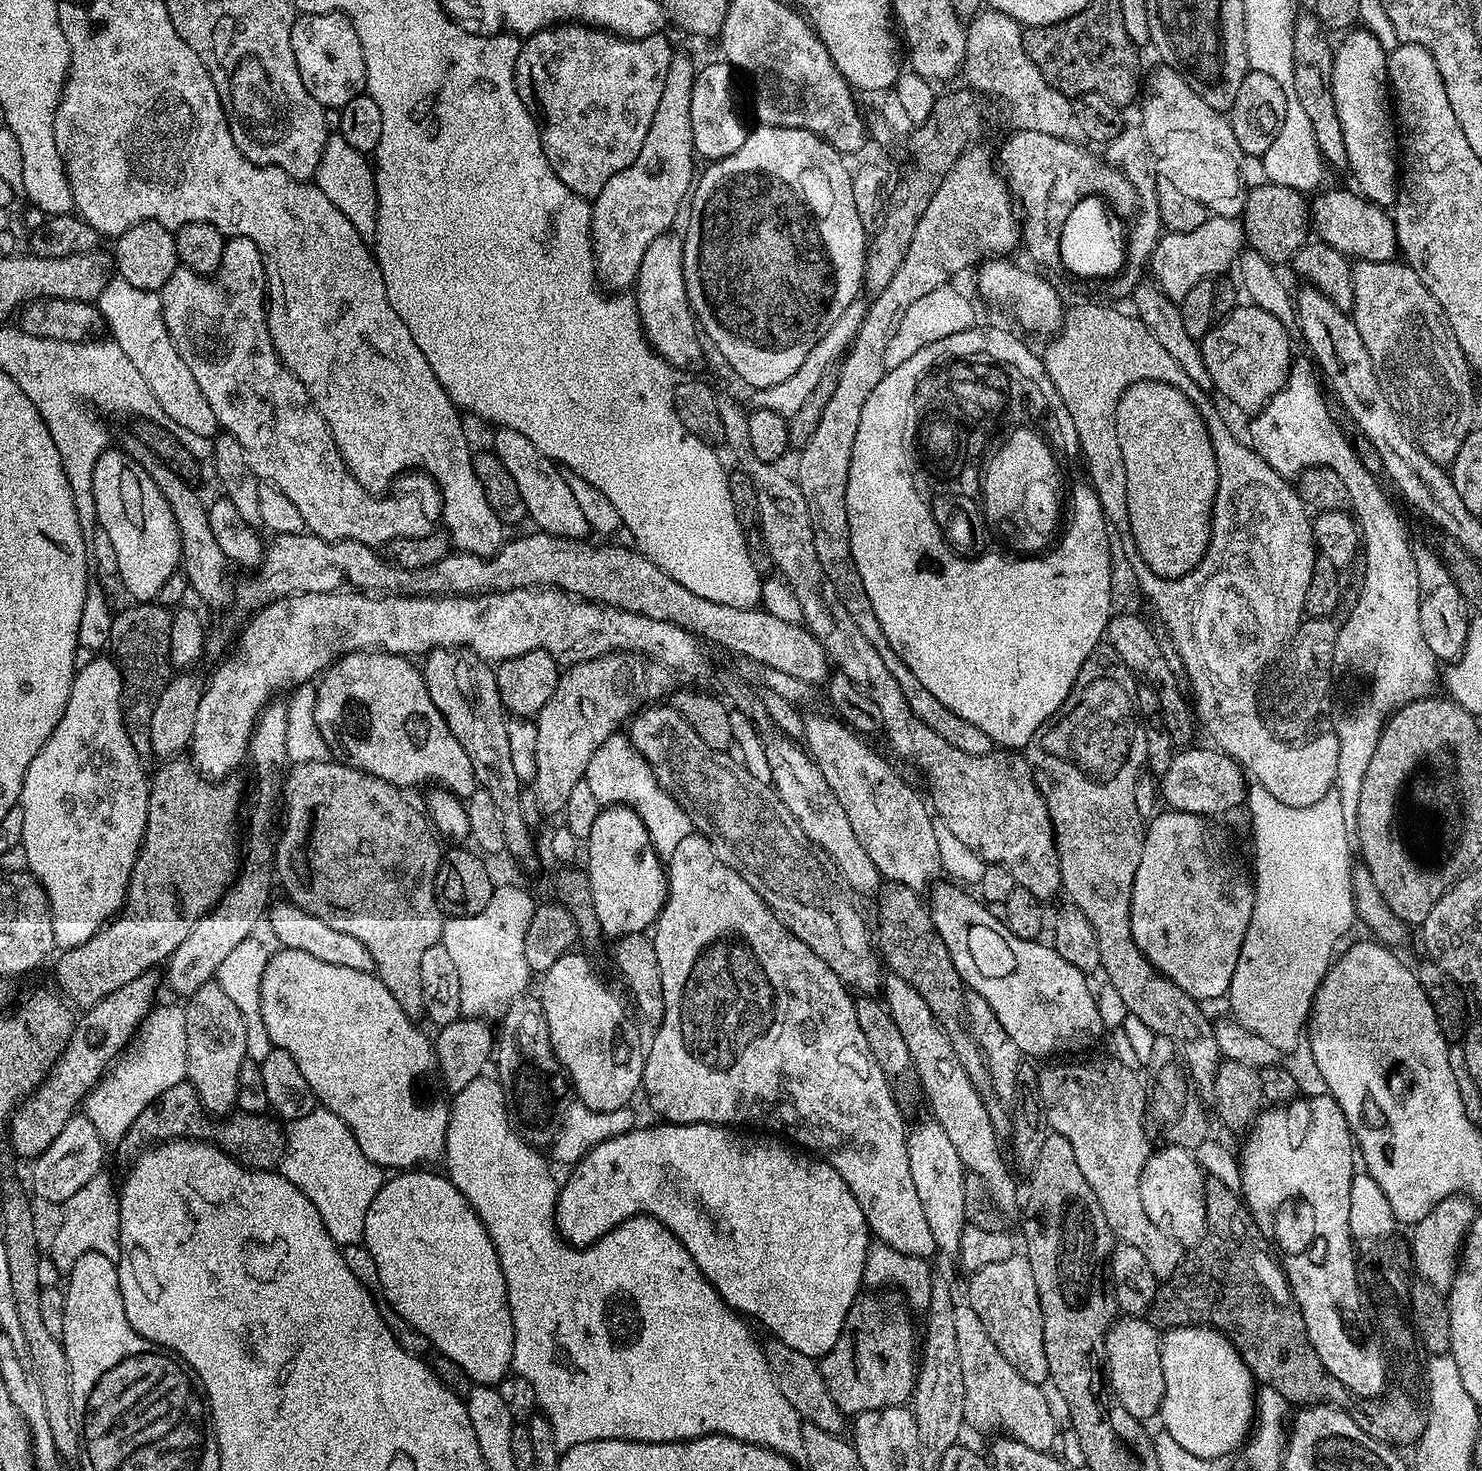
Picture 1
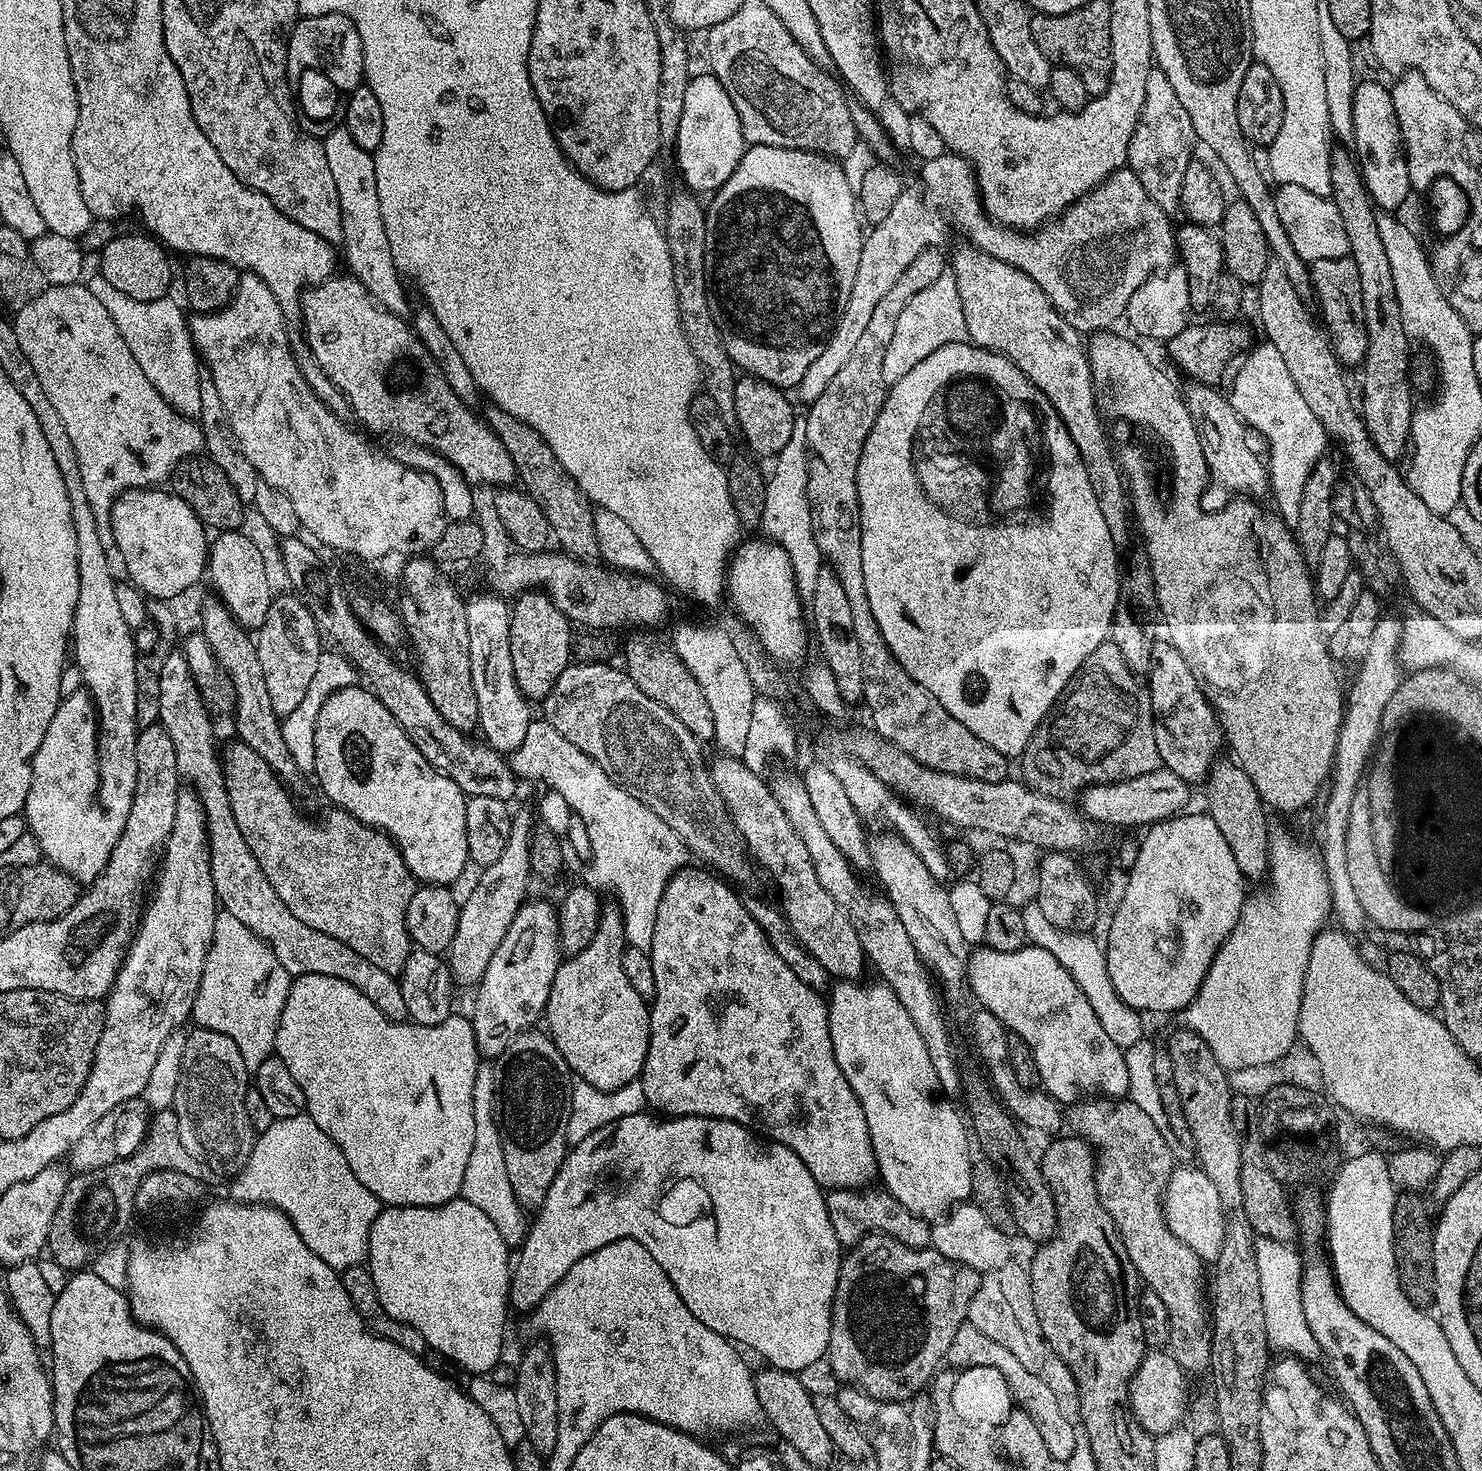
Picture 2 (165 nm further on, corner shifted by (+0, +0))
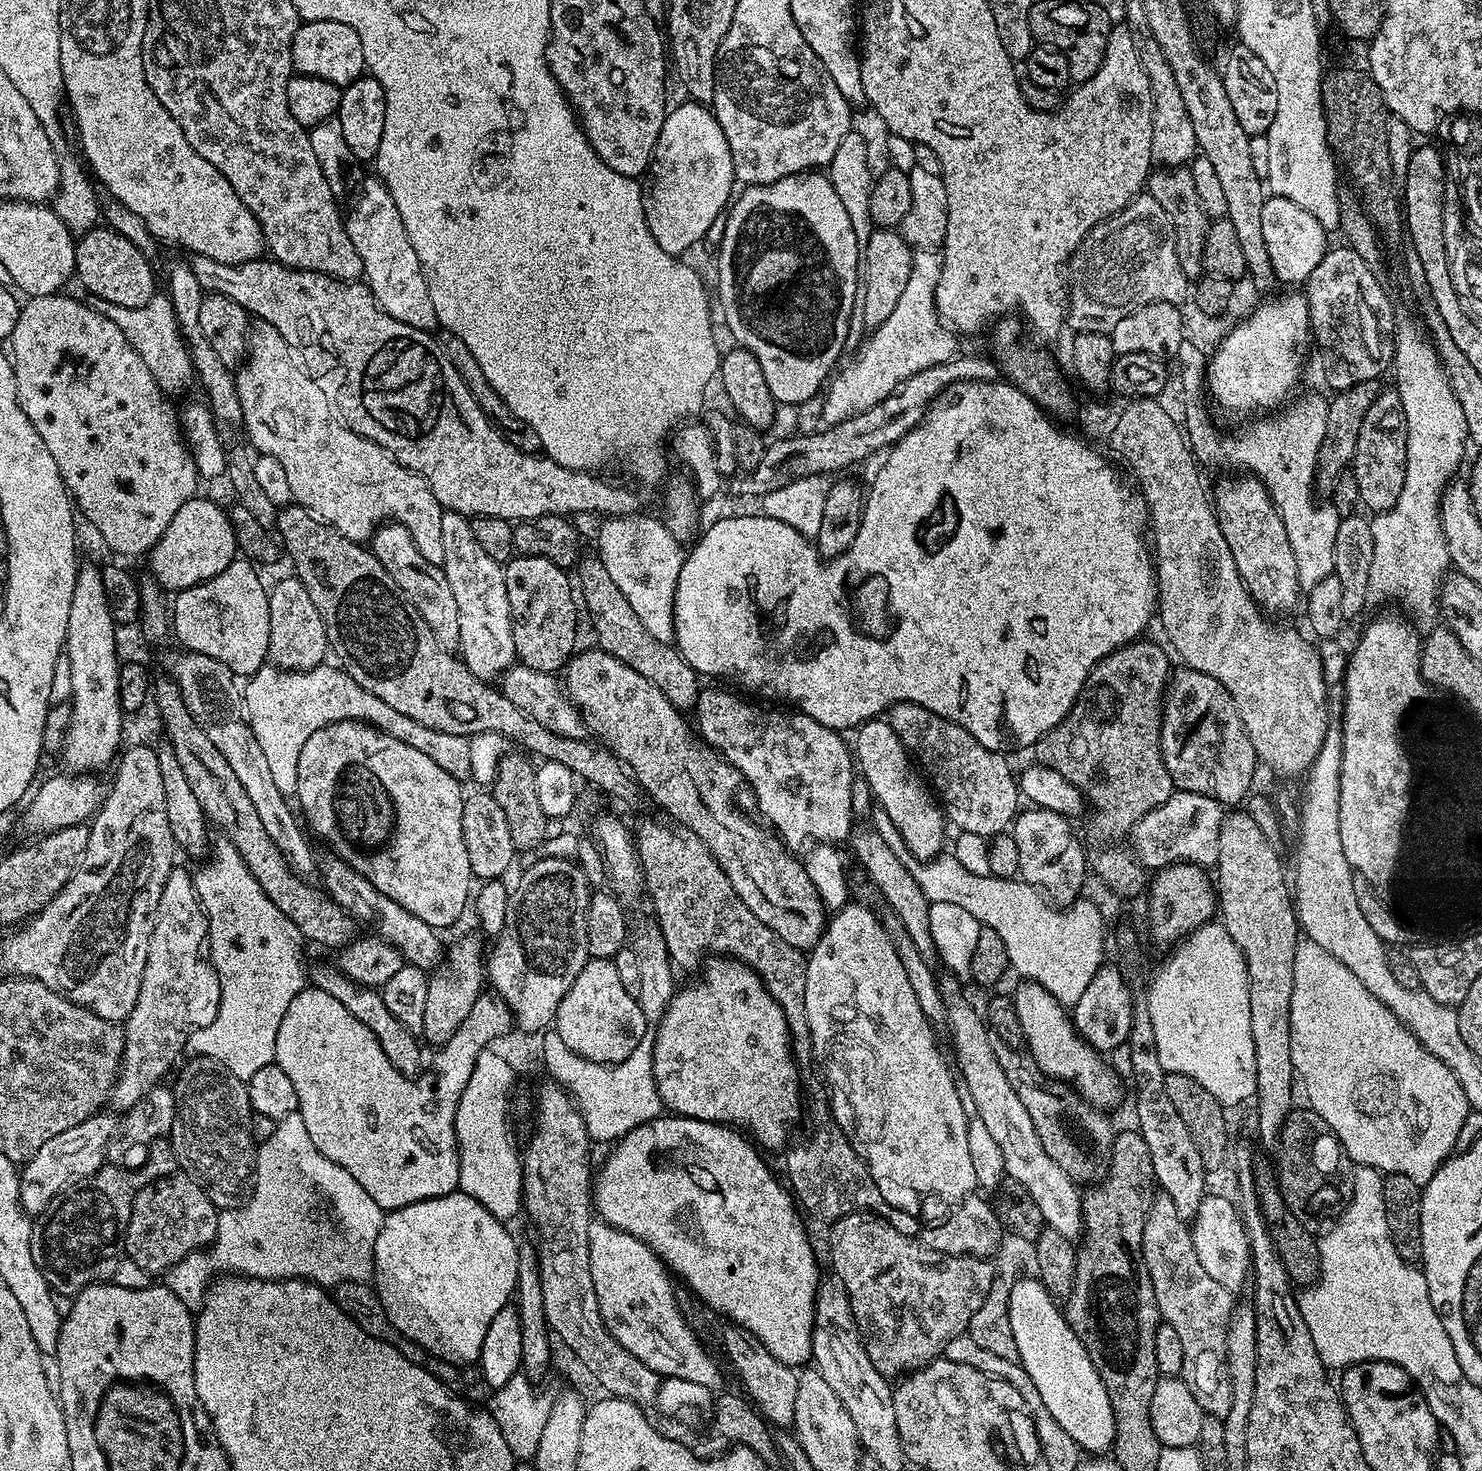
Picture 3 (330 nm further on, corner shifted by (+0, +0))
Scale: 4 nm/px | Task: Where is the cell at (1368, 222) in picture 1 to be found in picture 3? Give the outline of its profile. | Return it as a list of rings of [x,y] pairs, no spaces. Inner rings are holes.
[[[1269,195],[1262,206],[1262,238],[1266,241],[1266,254],[1270,254],[1270,262],[1275,277],[1280,279],[1288,286],[1300,286],[1308,279],[1310,270],[1314,270],[1314,266],[1318,266],[1318,262],[1322,262],[1322,258],[1330,247],[1330,233],[1322,226],[1322,222],[1318,222],[1318,218],[1306,210],[1302,210],[1302,206],[1297,206],[1295,202],[1290,202],[1290,198],[1282,198],[1281,196]]]

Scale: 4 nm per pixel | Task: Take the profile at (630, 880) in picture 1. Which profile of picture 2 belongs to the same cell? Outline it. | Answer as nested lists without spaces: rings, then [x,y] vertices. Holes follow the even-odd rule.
[[[605,907],[600,913],[600,921],[598,922],[598,930],[594,934],[594,942],[590,942],[590,946],[586,946],[586,950],[571,953],[571,955],[561,963],[560,969],[554,974],[554,982],[550,986],[550,998],[548,999],[546,1009],[546,1021],[548,1020],[546,1031],[558,1046],[562,1058],[568,1064],[569,1072],[572,1073],[573,1077],[590,1082],[590,1086],[594,1086],[598,1090],[606,1090],[607,1092],[613,1092],[622,1086],[626,1086],[631,1080],[637,1079],[640,1073],[643,1072],[646,1054],[648,1053],[648,1013],[650,1011],[649,1005],[634,991],[634,986],[630,986],[630,982],[622,970],[622,954],[626,947],[624,920],[620,916],[619,907],[611,907],[612,908]]]

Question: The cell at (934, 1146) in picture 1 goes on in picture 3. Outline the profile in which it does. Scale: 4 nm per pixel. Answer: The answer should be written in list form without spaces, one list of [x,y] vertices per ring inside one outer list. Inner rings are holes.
[[[849,902],[835,913],[836,916],[827,921],[820,941],[815,948],[807,953],[806,959],[806,1022],[810,1026],[810,1038],[814,1049],[815,1059],[824,1067],[827,1087],[830,1089],[830,1107],[836,1124],[844,1131],[846,1138],[854,1146],[856,1153],[864,1159],[864,1165],[870,1170],[877,1182],[885,1185],[897,1184],[908,1192],[917,1192],[920,1196],[933,1196],[947,1206],[955,1205],[967,1196],[977,1191],[978,1185],[974,1178],[974,1161],[970,1159],[970,1141],[966,1139],[968,1133],[968,1119],[962,1110],[960,1088],[954,1079],[954,1072],[944,1065],[940,1052],[936,1049],[934,1025],[922,1014],[922,1006],[918,1006],[918,998],[914,998],[914,990],[910,987],[910,978],[906,978],[906,970],[902,967],[902,958],[898,958],[898,950],[884,929],[883,919],[875,916],[864,904]]]

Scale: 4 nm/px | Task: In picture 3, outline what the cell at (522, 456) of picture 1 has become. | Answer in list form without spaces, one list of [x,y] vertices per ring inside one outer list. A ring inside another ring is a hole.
[[[371,174],[364,180],[352,209],[347,209],[344,216],[344,229],[358,250],[358,258],[362,258],[364,267],[363,279],[366,281],[372,297],[383,312],[390,318],[398,318],[398,322],[406,322],[406,326],[414,326],[423,332],[432,332],[437,327],[434,314],[434,301],[430,299],[430,286],[426,286],[426,278],[422,274],[422,266],[418,262],[418,254],[414,254],[414,246],[410,242],[410,234],[406,234],[406,226],[402,226],[402,214],[398,214],[398,206],[394,206],[394,198],[390,198],[390,190],[380,181],[379,175]]]

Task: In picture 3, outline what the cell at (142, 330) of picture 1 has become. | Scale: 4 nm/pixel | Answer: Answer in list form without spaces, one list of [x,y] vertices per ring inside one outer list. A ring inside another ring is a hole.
[[[157,294],[152,297],[146,306],[131,308],[130,306],[114,306],[114,302],[105,300],[96,300],[94,307],[97,312],[101,312],[138,350],[138,358],[146,362],[146,370],[154,374],[154,382],[169,397],[177,398],[187,390],[191,384],[194,384],[194,373],[192,371],[192,359],[188,353],[187,346],[184,345],[184,339],[180,333],[180,327],[176,321],[176,315],[172,309],[171,302],[168,301],[167,295]]]

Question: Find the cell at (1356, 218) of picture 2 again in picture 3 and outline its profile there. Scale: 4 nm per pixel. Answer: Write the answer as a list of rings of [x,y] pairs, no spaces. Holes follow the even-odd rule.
[[[1388,386],[1374,398],[1370,410],[1362,422],[1355,446],[1355,458],[1352,471],[1358,482],[1361,505],[1370,508],[1373,513],[1390,509],[1398,500],[1405,485],[1406,462],[1406,422],[1402,410],[1402,398],[1395,387]]]

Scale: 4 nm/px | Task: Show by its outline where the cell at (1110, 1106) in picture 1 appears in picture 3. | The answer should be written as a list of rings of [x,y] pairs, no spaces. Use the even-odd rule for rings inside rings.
[[[1165,1194],[1152,1201],[1152,1209],[1142,1226],[1142,1254],[1163,1323],[1174,1326],[1182,1342],[1182,1378],[1190,1386],[1190,1394],[1198,1398],[1198,1406],[1207,1415],[1222,1418],[1230,1414],[1232,1391],[1226,1364],[1226,1330],[1234,1296],[1206,1274],[1202,1262],[1198,1262],[1189,1223]]]

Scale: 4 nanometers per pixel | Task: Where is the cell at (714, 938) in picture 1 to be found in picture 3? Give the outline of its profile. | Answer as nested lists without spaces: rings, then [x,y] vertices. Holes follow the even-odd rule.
[[[712,958],[703,965],[703,972],[704,977],[697,984],[688,984],[685,988],[683,985],[672,995],[660,1023],[654,1028],[654,1082],[660,1103],[677,1116],[715,1120],[723,1125],[735,1122],[751,1134],[761,1149],[776,1152],[785,1147],[784,1127],[800,1116],[802,1072],[792,1055],[786,1014],[768,993],[760,975],[748,964],[735,958]]]

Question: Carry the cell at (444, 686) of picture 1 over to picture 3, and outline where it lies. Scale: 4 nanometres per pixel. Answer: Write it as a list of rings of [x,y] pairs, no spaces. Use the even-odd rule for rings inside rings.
[[[381,524],[372,533],[370,547],[378,562],[382,562],[386,574],[390,574],[394,582],[398,582],[406,598],[415,606],[418,614],[422,614],[426,626],[430,626],[440,645],[449,650],[459,649],[458,601],[454,598],[454,589],[450,587],[443,567],[434,562],[426,562],[426,558],[422,558],[422,550],[418,550],[410,530],[406,530],[406,526],[401,524]]]

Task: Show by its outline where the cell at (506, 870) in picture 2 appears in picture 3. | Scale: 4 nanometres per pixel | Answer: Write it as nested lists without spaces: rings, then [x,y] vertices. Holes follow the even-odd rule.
[[[464,936],[447,945],[446,959],[431,973],[426,994],[426,1011],[422,1017],[422,1040],[425,1045],[443,1046],[454,1030],[466,1022],[466,1014],[474,1010],[474,1002],[486,988],[486,944],[476,936]]]

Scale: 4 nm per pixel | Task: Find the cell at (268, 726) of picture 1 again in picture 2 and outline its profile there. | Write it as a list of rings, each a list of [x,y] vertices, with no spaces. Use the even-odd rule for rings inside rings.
[[[280,594],[273,599],[262,626],[254,636],[258,663],[262,665],[262,674],[266,678],[266,690],[270,693],[270,702],[274,705],[276,715],[281,718],[290,715],[298,702],[306,698],[306,690],[314,674],[320,670],[320,631],[307,603],[294,595]]]

